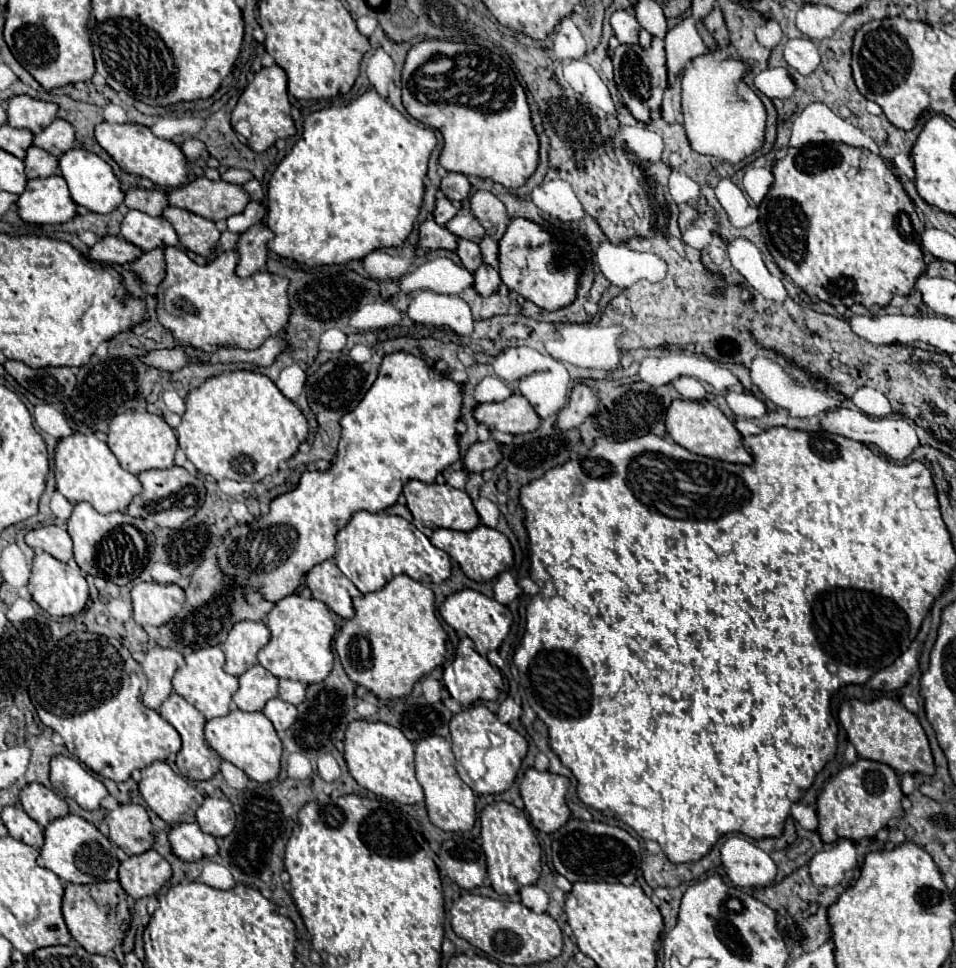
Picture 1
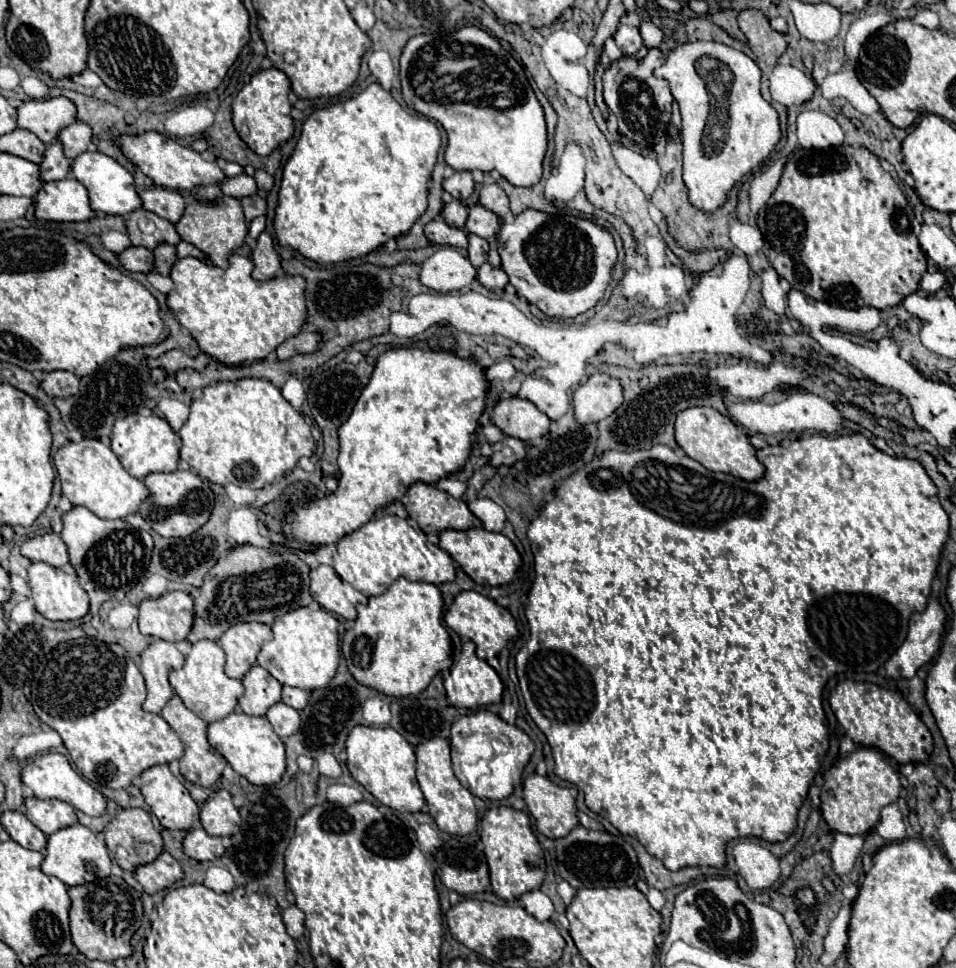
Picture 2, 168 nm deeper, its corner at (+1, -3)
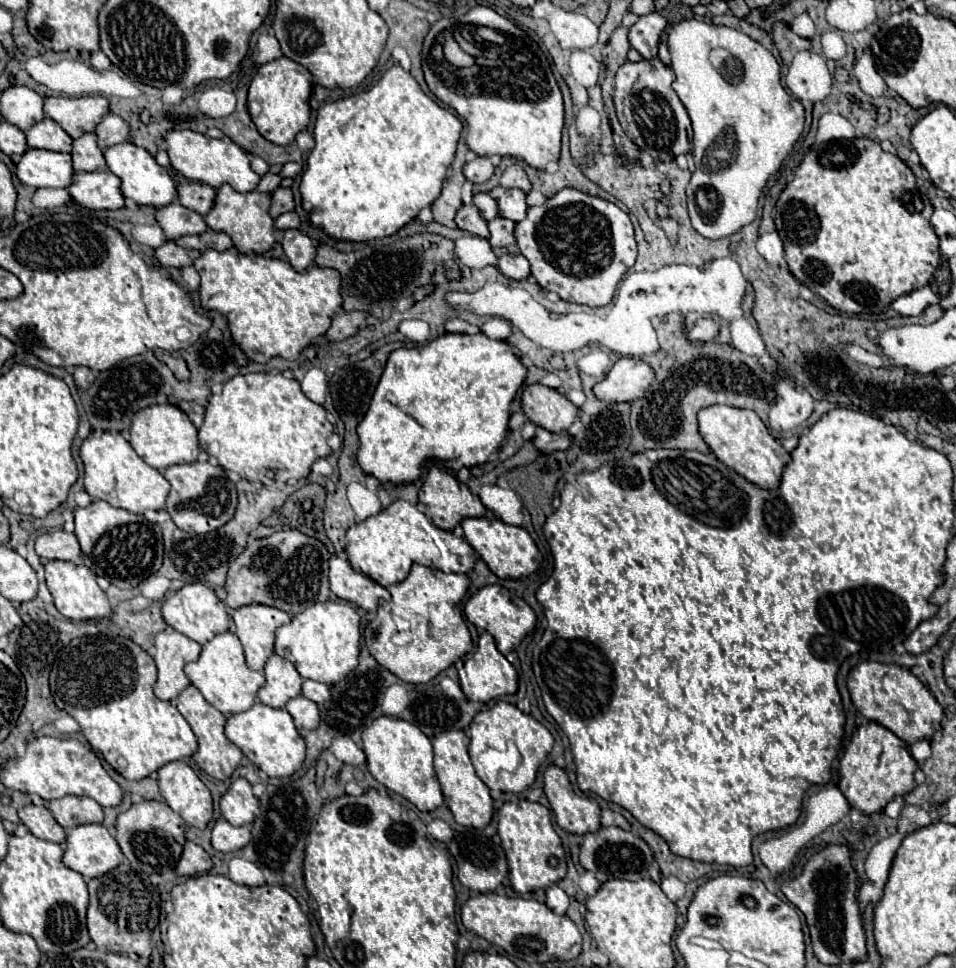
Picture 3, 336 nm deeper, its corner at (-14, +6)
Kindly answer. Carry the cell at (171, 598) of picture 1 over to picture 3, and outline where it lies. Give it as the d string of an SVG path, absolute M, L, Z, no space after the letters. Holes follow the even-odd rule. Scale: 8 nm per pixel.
M187 584L183 586L181 590L169 594L165 600L163 600L163 618L165 622L175 628L177 632L185 634L187 638L199 642L199 644L205 644L209 642L213 636L217 634L223 634L229 630L229 616L227 616L227 606L215 596L215 592L205 586L205 584Z

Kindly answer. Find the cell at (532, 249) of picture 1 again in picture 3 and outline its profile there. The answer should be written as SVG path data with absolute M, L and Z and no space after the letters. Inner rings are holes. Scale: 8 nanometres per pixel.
M563 188L551 196L547 204L531 206L527 210L527 218L515 226L515 238L521 254L531 264L531 274L543 290L557 292L563 300L585 306L607 306L615 296L617 282L623 278L625 270L635 264L637 256L637 244L629 216L613 202L585 194L577 188Z

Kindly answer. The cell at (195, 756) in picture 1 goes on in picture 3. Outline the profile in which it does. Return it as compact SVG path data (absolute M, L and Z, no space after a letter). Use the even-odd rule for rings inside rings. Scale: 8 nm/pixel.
M187 686L181 696L177 698L177 710L183 714L183 718L189 722L189 726L193 728L197 740L199 740L199 750L195 752L195 762L201 770L205 770L209 776L217 778L217 780L229 780L233 770L239 766L243 754L241 750L227 740L227 736L223 734L225 730L225 716L213 708L195 686Z

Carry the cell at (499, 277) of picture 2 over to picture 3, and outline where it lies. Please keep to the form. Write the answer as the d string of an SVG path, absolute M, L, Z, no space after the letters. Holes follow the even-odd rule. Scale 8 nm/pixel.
M505 254L499 258L499 270L513 280L525 280L531 270L529 270L529 260L523 254Z

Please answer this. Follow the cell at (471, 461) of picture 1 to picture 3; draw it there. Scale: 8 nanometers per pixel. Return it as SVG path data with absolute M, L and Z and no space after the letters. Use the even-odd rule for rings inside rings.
M539 428L537 430L537 436L533 438L533 444L543 454L549 454L549 452L555 452L555 450L567 450L567 448L571 448L573 438L567 432L555 434L555 432L549 432L545 428Z

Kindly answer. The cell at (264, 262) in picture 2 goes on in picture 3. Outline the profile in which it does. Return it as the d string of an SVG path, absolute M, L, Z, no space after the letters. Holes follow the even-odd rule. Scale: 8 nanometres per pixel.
M287 230L283 236L283 250L287 260L297 272L305 272L311 264L315 264L317 248L309 236L301 234L299 230Z

